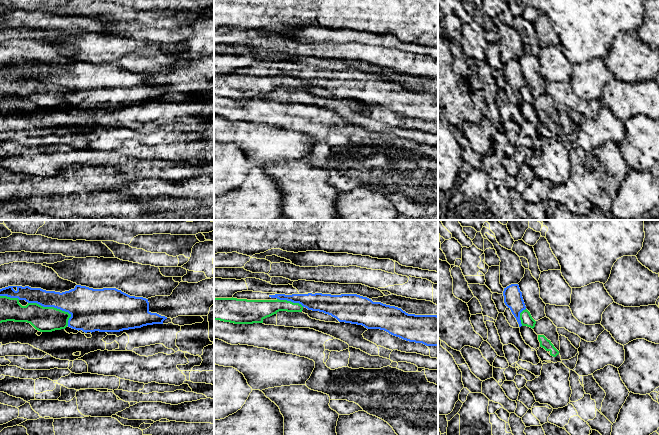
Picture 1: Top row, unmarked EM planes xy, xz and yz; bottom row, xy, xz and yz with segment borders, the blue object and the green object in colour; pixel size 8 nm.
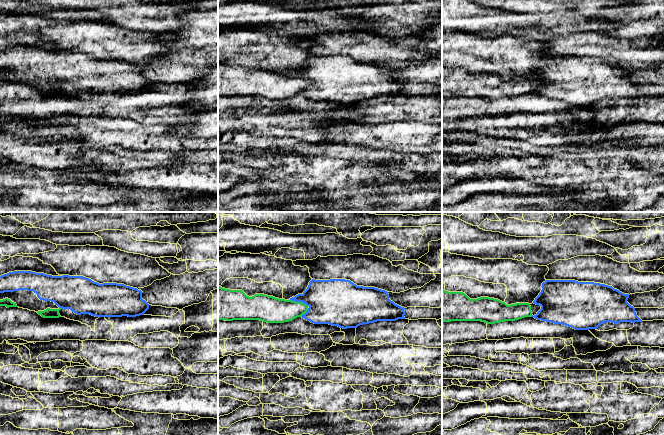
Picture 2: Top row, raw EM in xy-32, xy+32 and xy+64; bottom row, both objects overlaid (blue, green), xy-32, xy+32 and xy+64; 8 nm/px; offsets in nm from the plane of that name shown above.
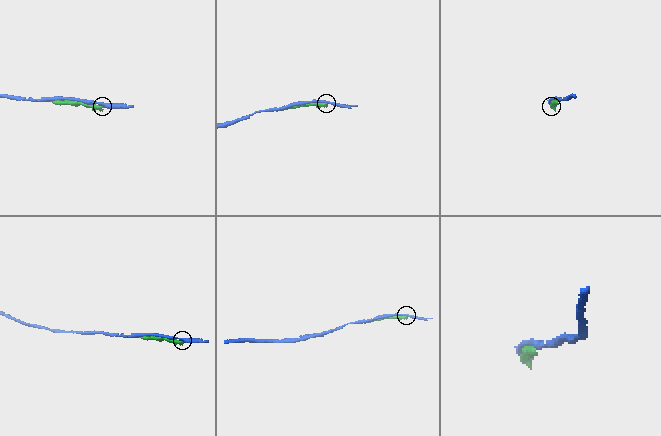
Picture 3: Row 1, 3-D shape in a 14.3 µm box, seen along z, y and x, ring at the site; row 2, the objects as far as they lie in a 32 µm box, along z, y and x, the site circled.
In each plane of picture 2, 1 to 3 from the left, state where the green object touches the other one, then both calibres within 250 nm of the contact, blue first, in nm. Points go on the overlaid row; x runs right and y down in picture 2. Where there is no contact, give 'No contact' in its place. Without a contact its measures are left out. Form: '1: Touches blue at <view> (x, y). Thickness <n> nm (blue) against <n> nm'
1: Touches blue at xy-32 (61, 307). Thickness 300 nm (blue) against 80 nm
2: Touches blue at xy+32 (299, 301). Thickness 360 nm (blue) against 220 nm
3: No contact

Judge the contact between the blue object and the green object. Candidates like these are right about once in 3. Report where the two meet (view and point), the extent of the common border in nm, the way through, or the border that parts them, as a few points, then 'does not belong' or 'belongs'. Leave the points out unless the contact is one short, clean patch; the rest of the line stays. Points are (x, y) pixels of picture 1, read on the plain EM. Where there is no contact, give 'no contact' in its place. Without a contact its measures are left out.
contact xy (54, 83); length 380 nm; does not belong

